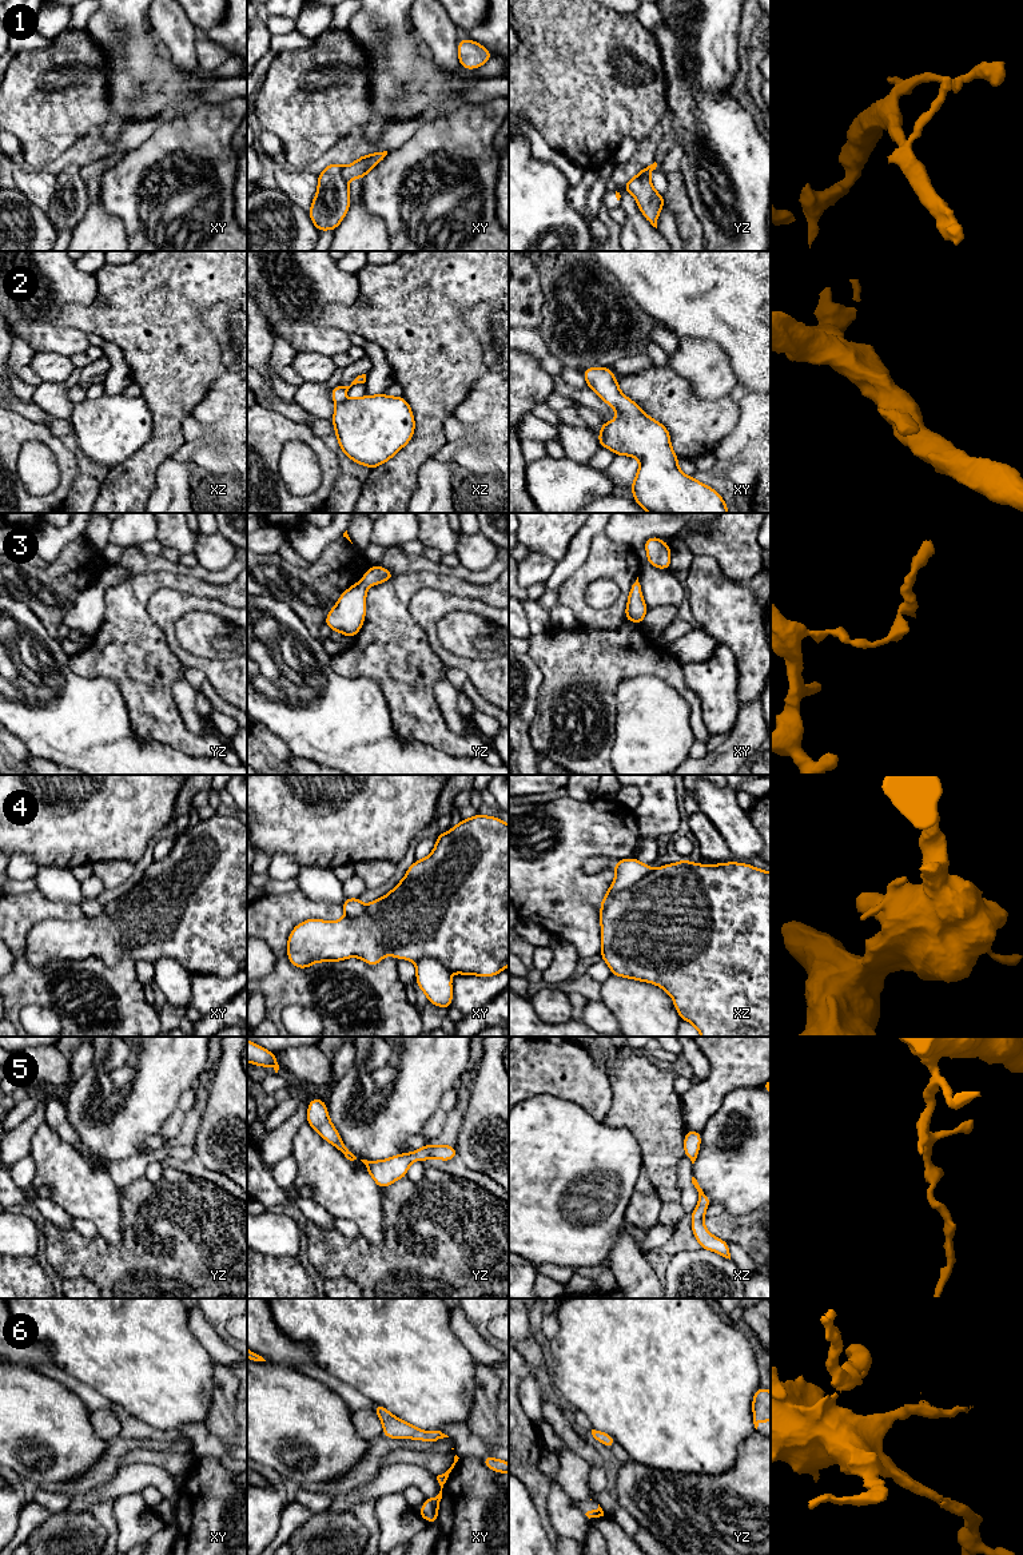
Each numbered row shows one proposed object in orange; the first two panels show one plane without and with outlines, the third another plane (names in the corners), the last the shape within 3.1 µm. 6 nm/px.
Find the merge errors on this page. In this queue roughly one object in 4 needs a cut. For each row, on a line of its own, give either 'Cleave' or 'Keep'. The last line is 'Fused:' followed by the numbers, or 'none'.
1: Cleave
2: Cleave
3: Keep
4: Cleave
5: Keep
6: Keep
Fused: 1, 2, 4

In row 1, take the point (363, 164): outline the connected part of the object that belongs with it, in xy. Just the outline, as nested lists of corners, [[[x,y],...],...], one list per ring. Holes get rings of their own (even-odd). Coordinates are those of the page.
[[[387,151],[361,156],[353,164],[342,167],[341,174],[346,182],[350,182],[353,178],[362,180],[386,155]]]

